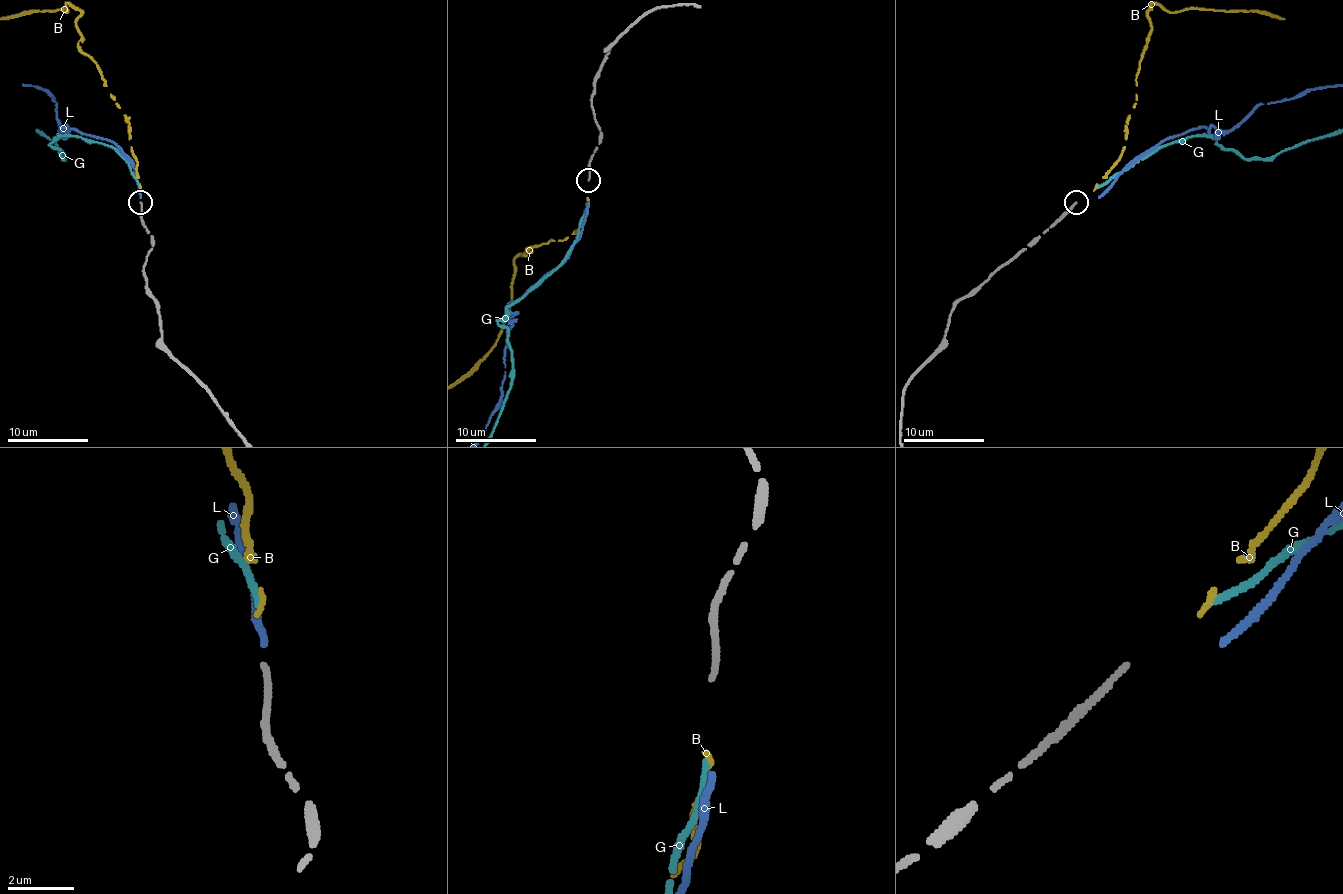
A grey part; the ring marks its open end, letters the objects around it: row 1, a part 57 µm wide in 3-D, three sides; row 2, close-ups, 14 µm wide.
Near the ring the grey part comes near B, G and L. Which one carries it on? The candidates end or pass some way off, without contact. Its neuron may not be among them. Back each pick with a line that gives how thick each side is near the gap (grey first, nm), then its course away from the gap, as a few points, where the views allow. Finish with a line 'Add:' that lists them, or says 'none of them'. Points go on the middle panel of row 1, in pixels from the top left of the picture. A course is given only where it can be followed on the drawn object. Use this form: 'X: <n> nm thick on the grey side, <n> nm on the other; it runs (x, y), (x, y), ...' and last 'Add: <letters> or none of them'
B: 180 nm thick on the grey side, 150 nm on the other
Add: B

